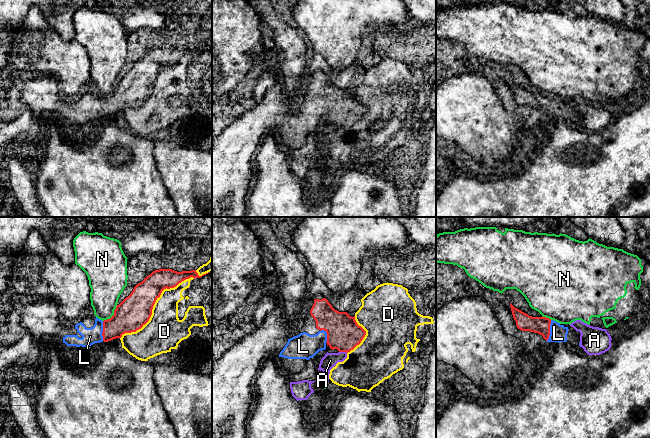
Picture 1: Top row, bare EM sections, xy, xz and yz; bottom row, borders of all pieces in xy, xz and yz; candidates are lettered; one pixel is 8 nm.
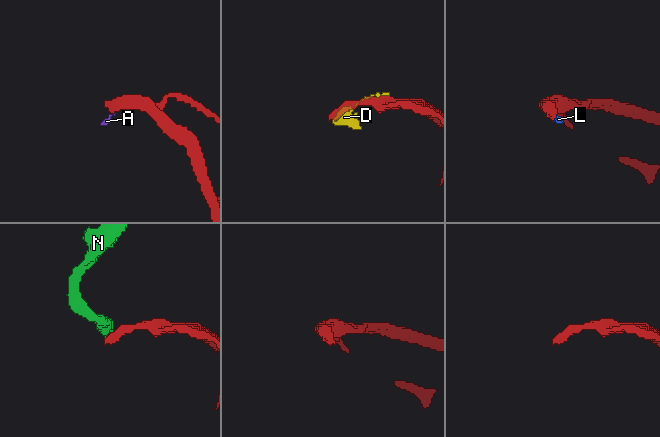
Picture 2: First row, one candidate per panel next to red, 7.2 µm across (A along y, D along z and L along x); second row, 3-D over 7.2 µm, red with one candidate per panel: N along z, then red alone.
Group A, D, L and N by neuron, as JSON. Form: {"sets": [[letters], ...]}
{"sets": [["A", "D"], ["L"], ["N"]]}

